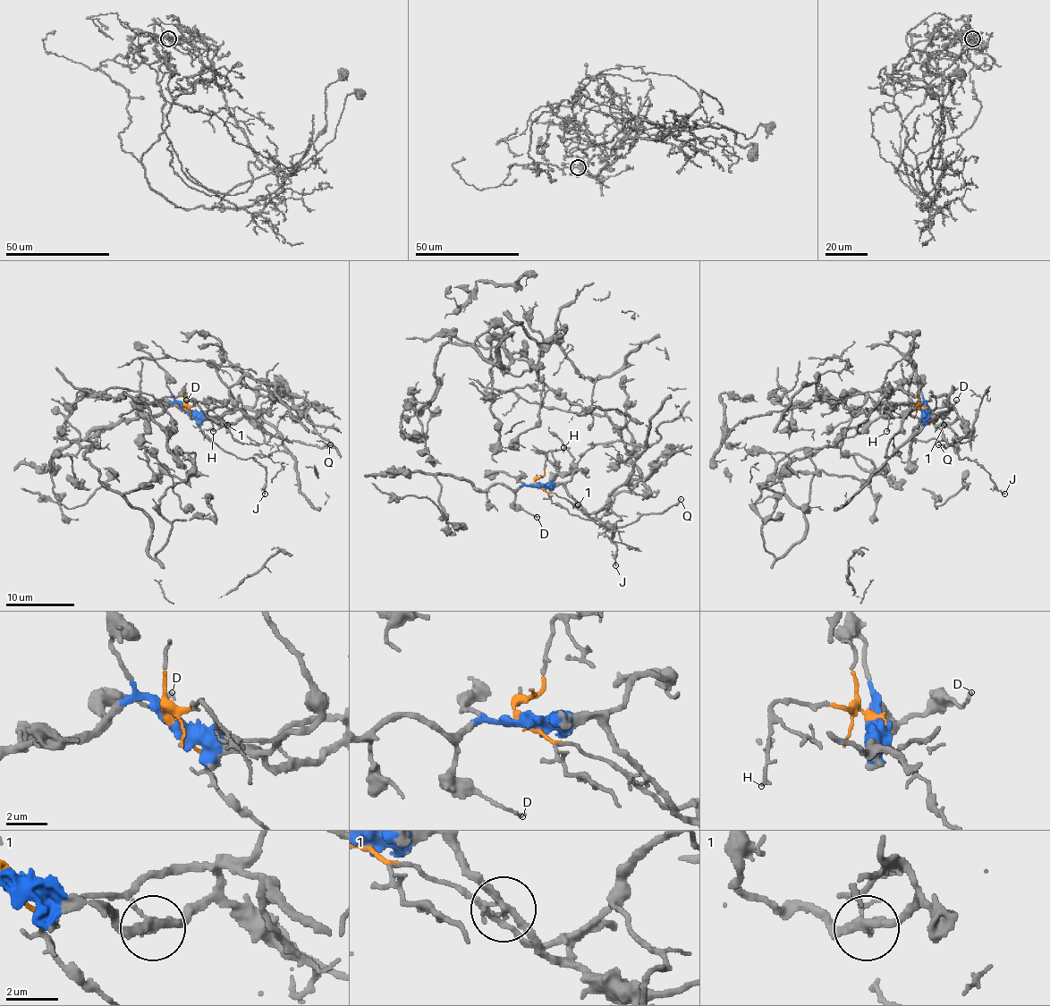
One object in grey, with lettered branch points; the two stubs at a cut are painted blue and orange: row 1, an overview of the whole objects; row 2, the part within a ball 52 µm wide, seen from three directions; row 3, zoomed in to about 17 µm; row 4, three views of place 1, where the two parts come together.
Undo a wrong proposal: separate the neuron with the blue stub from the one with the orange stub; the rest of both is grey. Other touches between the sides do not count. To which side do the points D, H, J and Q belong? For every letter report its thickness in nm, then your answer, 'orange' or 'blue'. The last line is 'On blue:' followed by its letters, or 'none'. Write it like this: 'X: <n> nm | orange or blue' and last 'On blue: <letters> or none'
D: 180 nm | blue
H: 150 nm | orange
J: 130 nm | orange
Q: 240 nm | blue
On blue: D, Q

